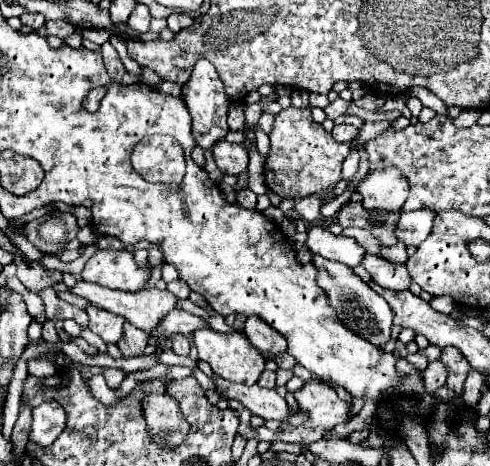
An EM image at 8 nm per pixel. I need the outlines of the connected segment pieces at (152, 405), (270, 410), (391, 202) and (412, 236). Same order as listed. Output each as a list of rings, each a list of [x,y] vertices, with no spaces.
[[[153,380],[141,382],[139,386],[147,394],[143,400],[143,410],[153,440],[165,444],[167,448],[175,448],[185,440],[189,424],[183,420],[177,402],[165,396],[165,384],[165,380]]]
[[[213,376],[213,382],[217,386],[217,392],[223,398],[241,402],[255,416],[261,416],[265,420],[289,420],[291,426],[299,426],[305,422],[305,414],[301,412],[289,418],[285,398],[281,398],[275,390],[263,388],[259,384],[253,384],[251,388],[247,384],[231,384],[229,380],[223,380],[221,376]]]
[[[397,168],[375,170],[359,184],[359,194],[363,196],[363,208],[401,212],[403,202],[409,196],[407,178]]]
[[[415,210],[415,212],[401,212],[395,236],[405,246],[419,246],[431,232],[435,212],[431,210]]]

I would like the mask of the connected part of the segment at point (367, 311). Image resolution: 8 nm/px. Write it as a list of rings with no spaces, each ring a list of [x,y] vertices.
[[[319,254],[313,258],[313,264],[319,270],[317,284],[327,292],[327,298],[329,298],[331,306],[337,310],[339,320],[343,324],[347,324],[359,336],[369,340],[371,344],[385,346],[387,340],[391,338],[391,324],[393,324],[391,306],[377,292],[373,292],[367,284],[363,284],[363,280],[349,266],[339,264],[339,262],[331,262]]]

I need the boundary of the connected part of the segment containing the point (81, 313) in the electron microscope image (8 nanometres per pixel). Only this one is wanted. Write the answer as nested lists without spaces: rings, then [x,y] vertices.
[[[53,288],[43,290],[43,292],[41,292],[41,298],[43,298],[43,302],[45,302],[45,310],[47,310],[47,318],[49,318],[49,320],[59,322],[59,320],[71,318],[71,320],[75,320],[79,326],[87,326],[87,322],[89,322],[87,312],[85,312],[85,310],[79,310],[77,306],[67,304],[65,300],[61,300]]]

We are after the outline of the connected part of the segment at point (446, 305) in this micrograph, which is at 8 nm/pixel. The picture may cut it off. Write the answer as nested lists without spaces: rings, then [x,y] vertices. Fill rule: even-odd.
[[[433,296],[429,304],[431,304],[431,308],[435,308],[437,312],[443,312],[443,314],[453,314],[457,310],[455,300],[451,300],[449,296]]]

